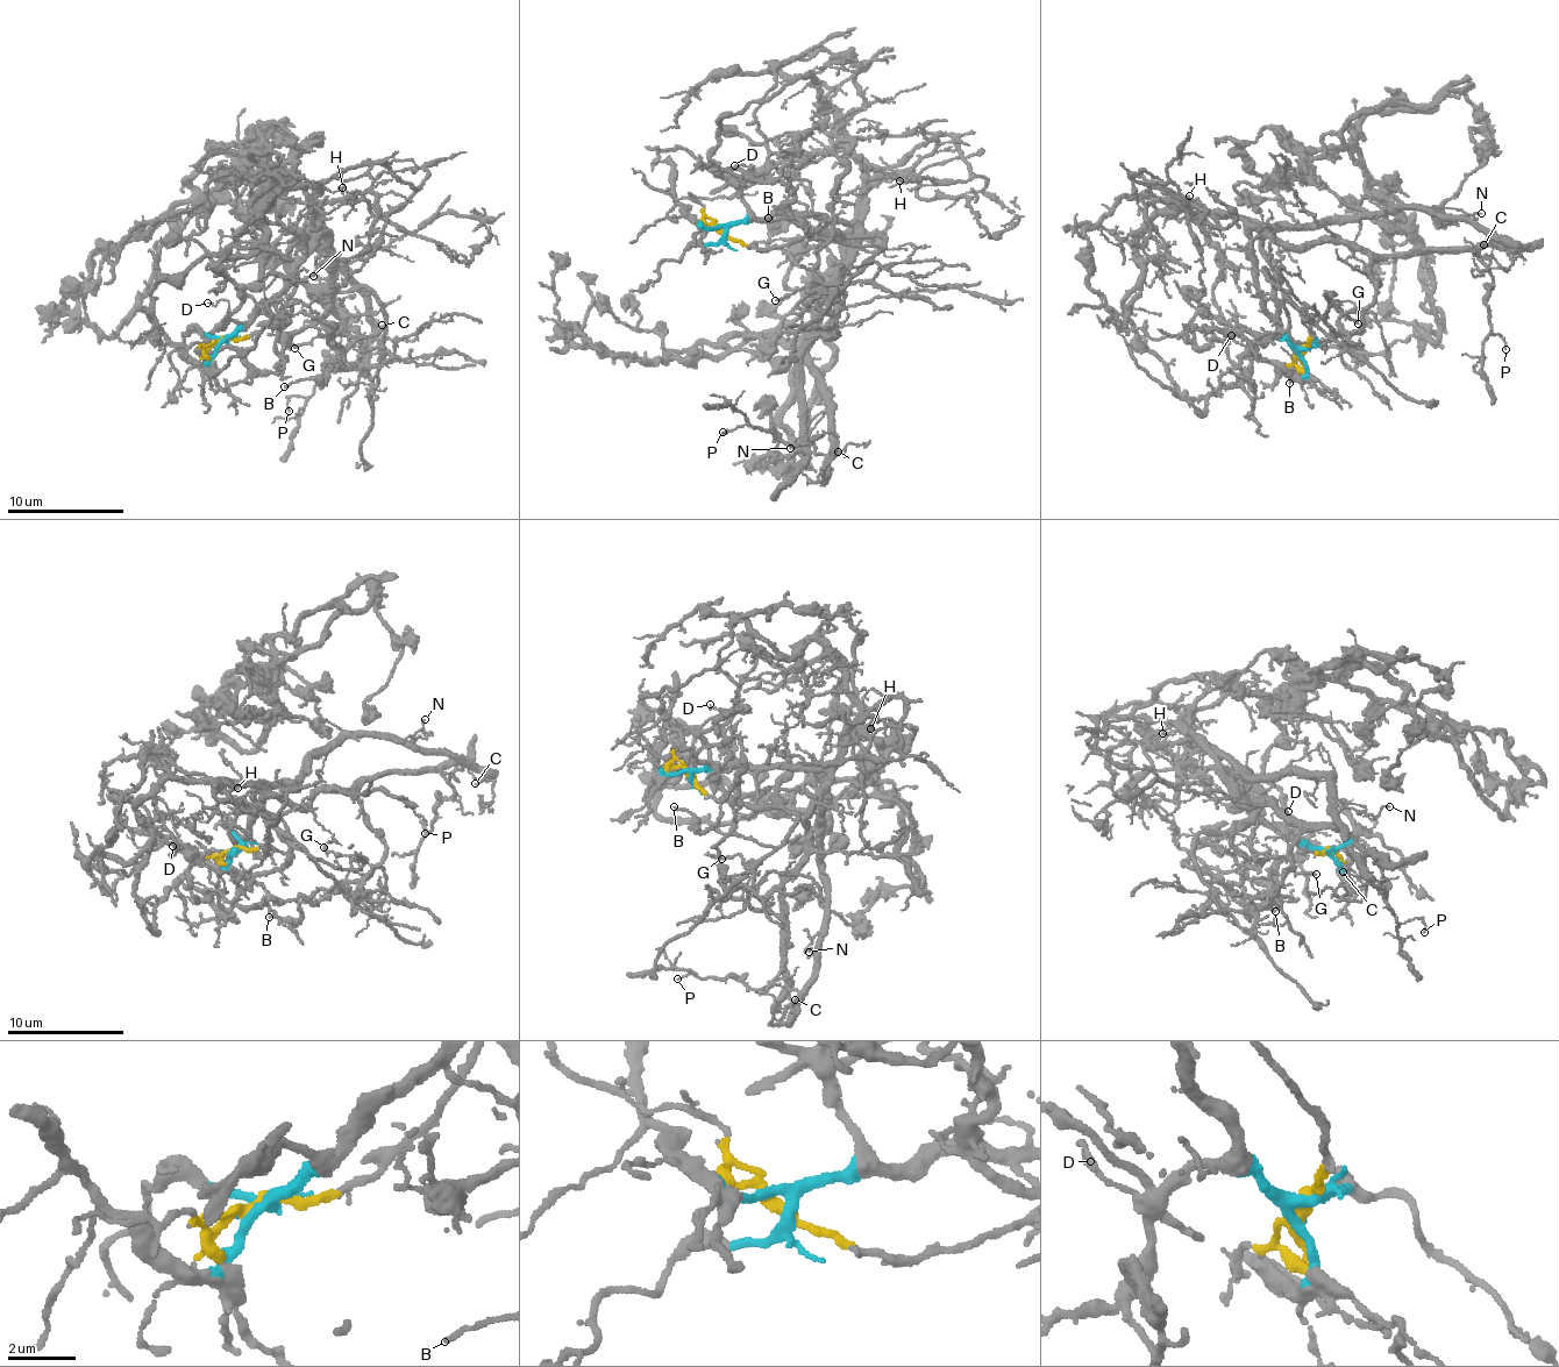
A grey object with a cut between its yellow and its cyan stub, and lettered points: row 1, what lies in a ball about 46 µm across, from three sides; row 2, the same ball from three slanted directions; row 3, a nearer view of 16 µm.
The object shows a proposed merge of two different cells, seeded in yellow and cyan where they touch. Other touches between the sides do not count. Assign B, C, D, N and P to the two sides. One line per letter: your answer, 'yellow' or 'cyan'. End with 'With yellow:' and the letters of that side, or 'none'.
B: yellow
C: yellow
D: cyan
N: yellow
P: cyan
With yellow: B, C, N

